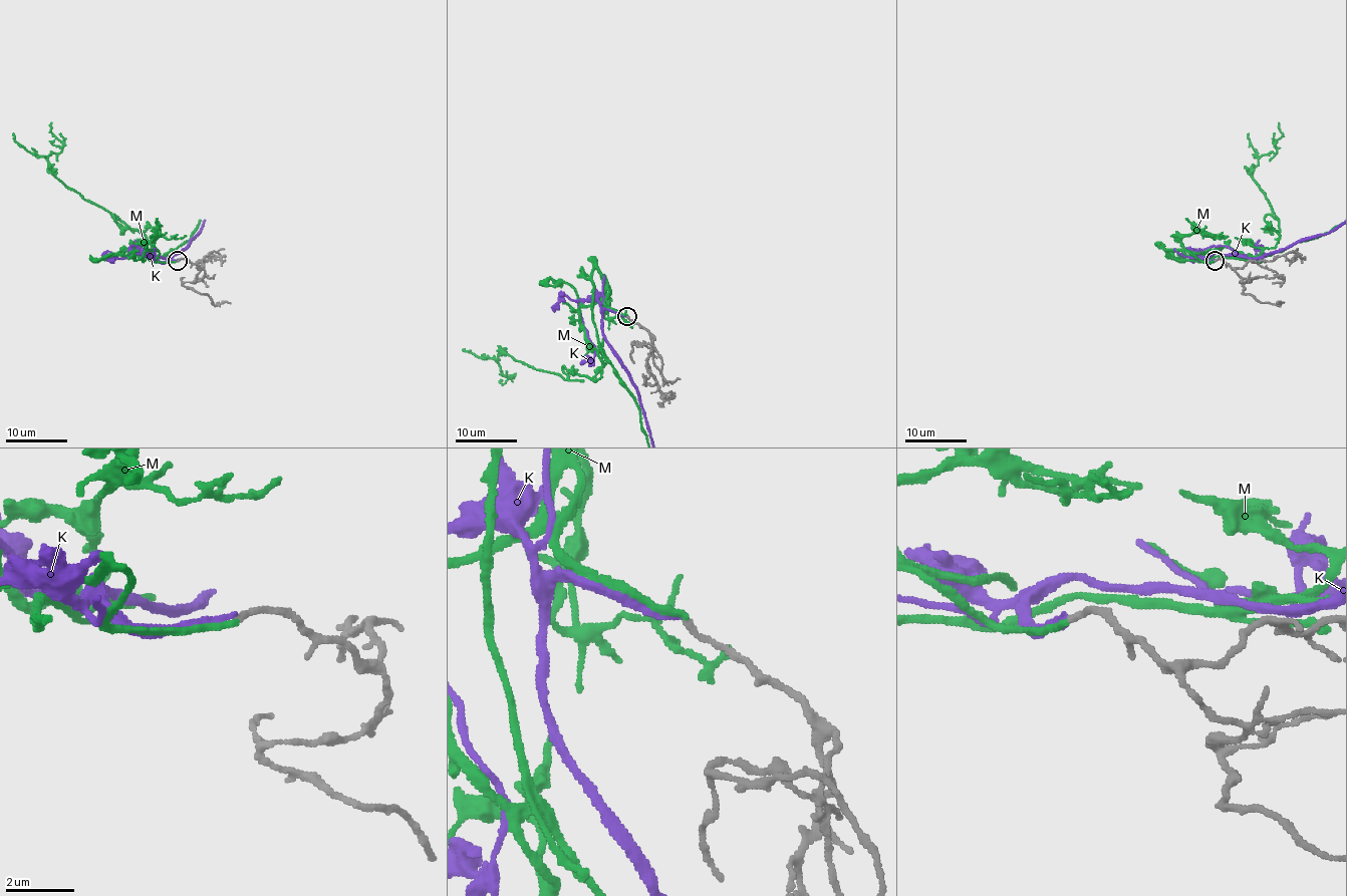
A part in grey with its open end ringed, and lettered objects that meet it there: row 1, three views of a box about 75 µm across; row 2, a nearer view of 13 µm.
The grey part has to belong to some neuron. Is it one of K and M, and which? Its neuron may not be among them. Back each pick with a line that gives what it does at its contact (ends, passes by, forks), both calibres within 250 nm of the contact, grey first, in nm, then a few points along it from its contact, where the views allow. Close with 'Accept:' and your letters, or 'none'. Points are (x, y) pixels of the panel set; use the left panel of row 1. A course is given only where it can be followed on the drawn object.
M: it ends | 170/190 nm
Accept: M

